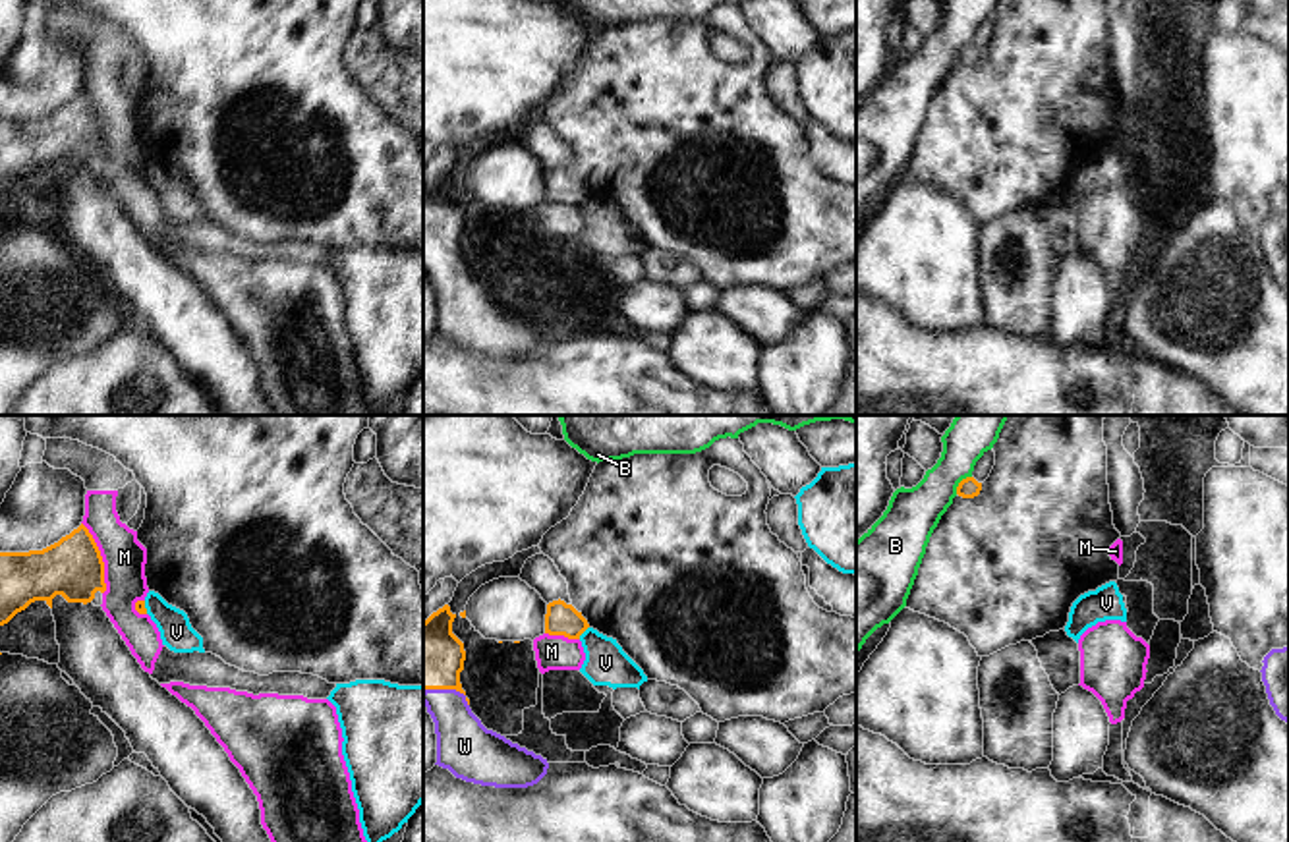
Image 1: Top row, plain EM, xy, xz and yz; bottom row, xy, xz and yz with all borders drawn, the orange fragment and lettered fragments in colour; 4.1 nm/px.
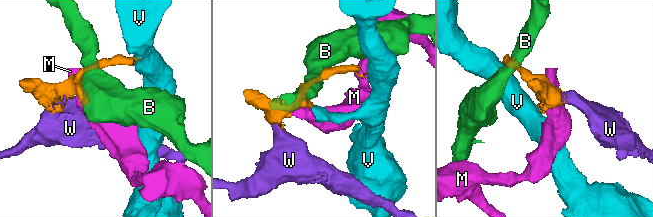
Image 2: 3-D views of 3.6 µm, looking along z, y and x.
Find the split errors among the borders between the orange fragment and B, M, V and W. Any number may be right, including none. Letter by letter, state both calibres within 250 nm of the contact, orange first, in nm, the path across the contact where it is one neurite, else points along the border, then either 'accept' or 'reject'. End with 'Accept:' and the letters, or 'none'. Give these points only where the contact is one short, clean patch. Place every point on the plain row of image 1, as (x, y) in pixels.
B: 90/220 nm | along yz (971, 43), (959, 51), (955, 60) | reject
M: 240/180 nm | along xy (82, 89), (103, 130), (103, 161) | reject
V: 140/180 nm | along xz (588, 194), (578, 205) | reject
W: 280/240 nm | across xz (424, 223), (424, 230), (449, 255), (449, 277), (464, 313) | accept
Accept: W

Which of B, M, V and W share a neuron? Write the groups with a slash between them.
B / M / V / W

